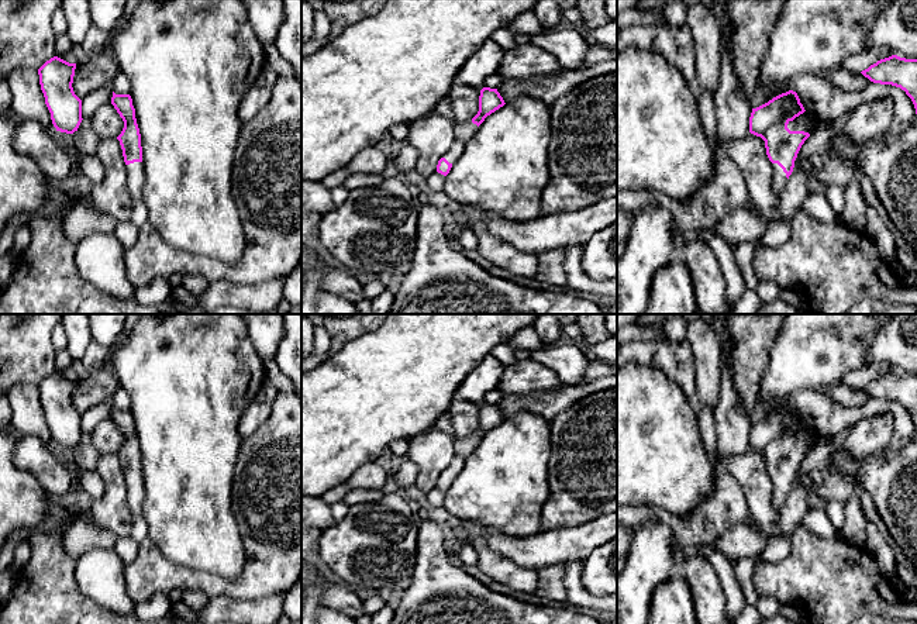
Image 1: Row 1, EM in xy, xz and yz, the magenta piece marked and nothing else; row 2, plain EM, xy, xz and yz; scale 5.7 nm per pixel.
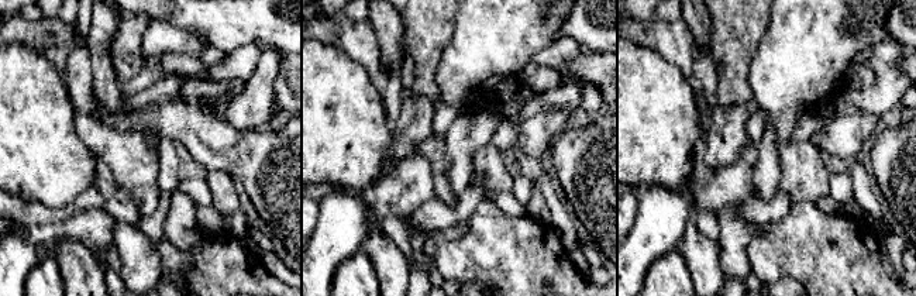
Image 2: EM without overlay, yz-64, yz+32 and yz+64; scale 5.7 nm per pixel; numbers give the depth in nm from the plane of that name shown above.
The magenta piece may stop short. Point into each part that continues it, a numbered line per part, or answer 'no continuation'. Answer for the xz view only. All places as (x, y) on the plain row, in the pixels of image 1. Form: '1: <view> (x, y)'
1: xz (462, 447)

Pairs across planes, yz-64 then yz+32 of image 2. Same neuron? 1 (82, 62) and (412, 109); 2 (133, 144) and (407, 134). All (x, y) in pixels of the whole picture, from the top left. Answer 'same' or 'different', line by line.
1: different
2: different

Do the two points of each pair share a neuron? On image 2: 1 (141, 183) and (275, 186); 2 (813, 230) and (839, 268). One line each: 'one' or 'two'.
1: two
2: one

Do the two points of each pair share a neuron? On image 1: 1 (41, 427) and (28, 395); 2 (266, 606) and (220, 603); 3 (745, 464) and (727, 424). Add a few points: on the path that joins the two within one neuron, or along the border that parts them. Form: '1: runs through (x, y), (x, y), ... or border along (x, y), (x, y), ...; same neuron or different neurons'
1: runs through (33, 419), (28, 414), (28, 403); same neuron
2: runs through (255, 609), (231, 609); same neuron
3: border along (750, 448), (727, 457), (721, 462), (721, 468); different neurons

